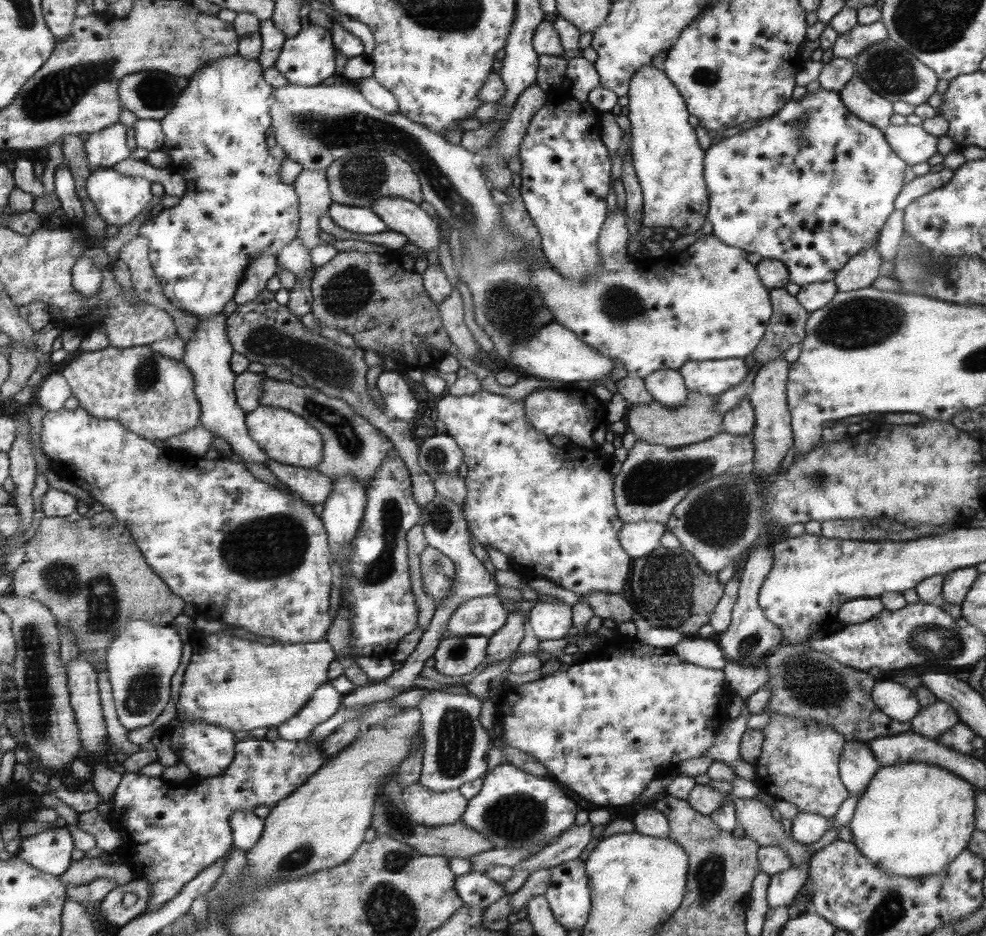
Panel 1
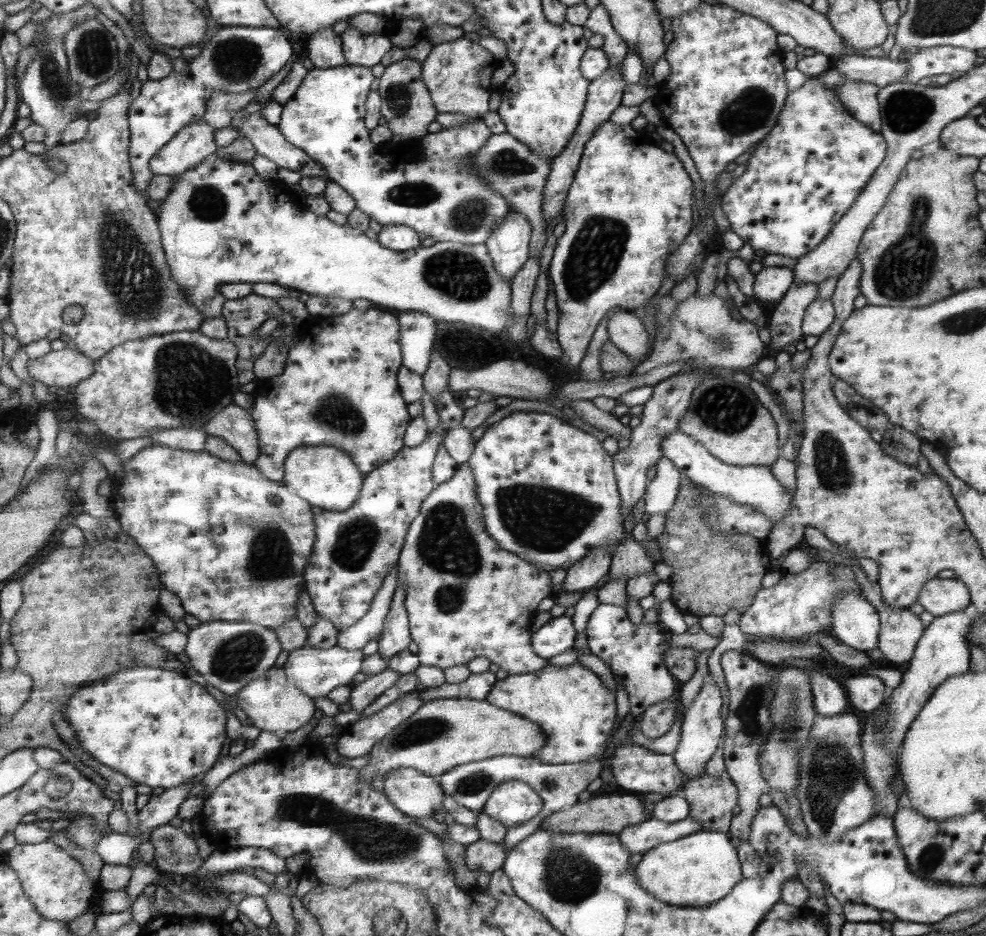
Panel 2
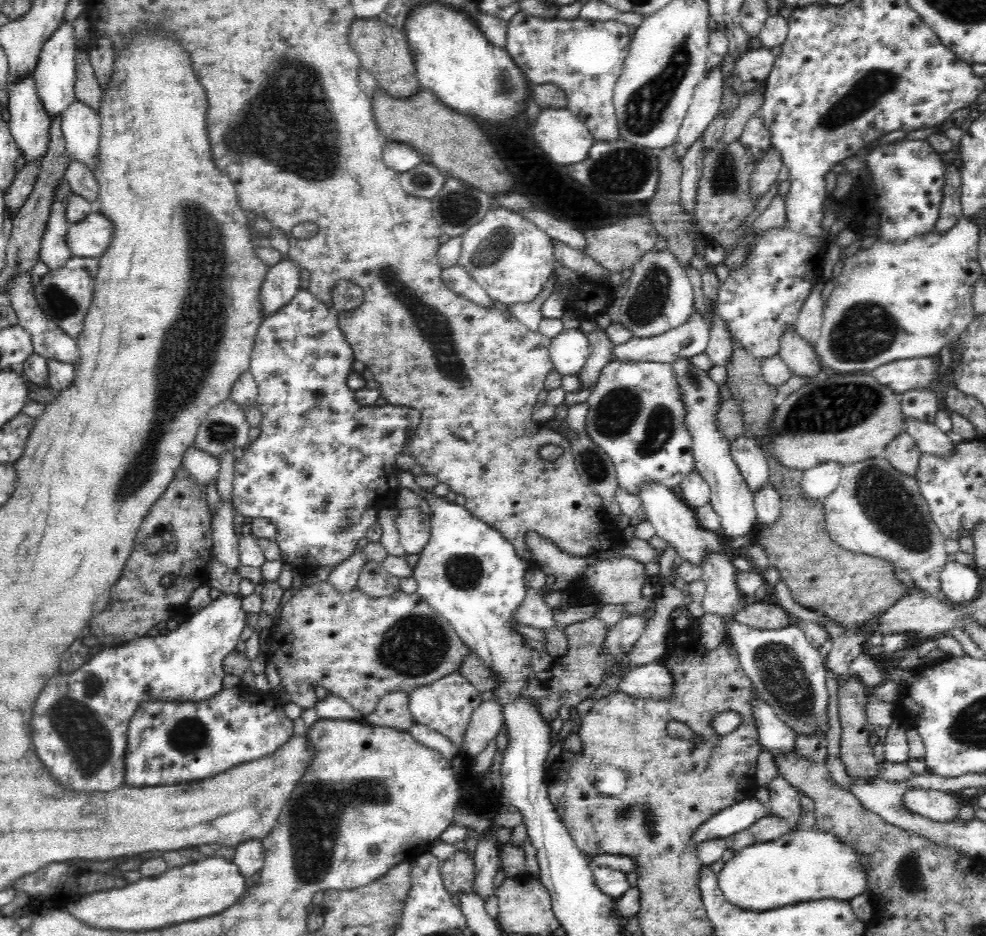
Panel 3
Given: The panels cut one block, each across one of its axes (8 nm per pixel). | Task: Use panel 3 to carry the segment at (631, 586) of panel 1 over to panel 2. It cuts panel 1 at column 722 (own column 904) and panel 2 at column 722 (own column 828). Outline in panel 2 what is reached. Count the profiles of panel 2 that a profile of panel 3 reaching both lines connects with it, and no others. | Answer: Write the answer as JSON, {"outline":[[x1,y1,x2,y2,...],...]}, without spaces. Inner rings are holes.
{"outline":[[680,475,680,487,677,491,675,504,664,514,663,532,656,538,657,549,661,553,660,562,671,568,667,582,671,587,670,599,675,607,686,614,695,617,719,616,725,612,737,610,741,615,754,602,754,594,761,588,761,578,771,570,770,558,767,555,765,543,758,537,747,534,728,534,712,530,702,516,702,508,698,508,696,496,703,488,693,484,685,475]]}

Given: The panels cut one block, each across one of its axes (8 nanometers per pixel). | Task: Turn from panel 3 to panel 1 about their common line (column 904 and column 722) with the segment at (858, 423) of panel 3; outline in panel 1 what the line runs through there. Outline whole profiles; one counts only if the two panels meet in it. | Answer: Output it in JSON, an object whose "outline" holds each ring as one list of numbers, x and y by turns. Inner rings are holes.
{"outline":[[688,390,685,403,679,409,667,409,657,402,633,405,625,416,625,430,632,432,636,440,647,444,659,444,665,448,679,448,705,440,722,431,722,418,715,413,714,396]]}

